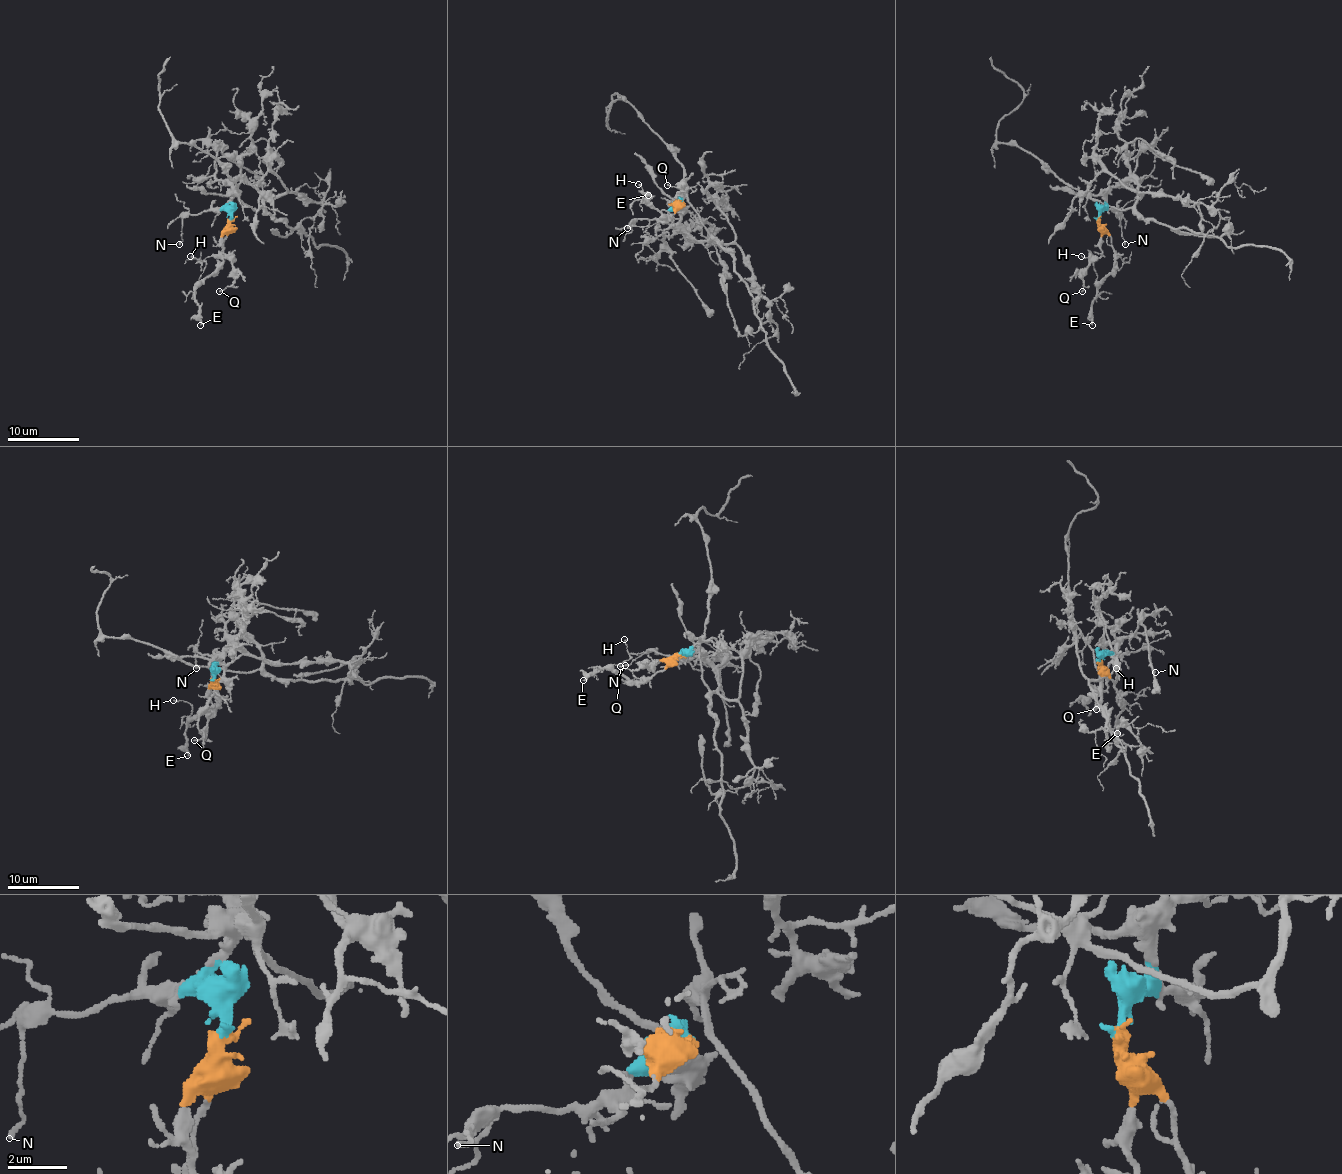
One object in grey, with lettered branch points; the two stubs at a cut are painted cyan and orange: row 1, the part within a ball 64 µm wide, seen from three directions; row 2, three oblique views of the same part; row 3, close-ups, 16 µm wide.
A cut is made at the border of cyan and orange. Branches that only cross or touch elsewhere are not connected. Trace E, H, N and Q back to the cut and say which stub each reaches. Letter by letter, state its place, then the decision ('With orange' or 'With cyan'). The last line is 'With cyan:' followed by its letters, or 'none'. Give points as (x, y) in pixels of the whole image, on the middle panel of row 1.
E: Place: (648, 195). With orange
H: Place: (638, 184). With orange
N: Place: (627, 228). With cyan
Q: Place: (667, 185). With orange
With cyan: N

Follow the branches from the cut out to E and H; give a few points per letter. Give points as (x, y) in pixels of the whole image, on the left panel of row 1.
E: (231, 220), (217, 268), (195, 289), (201, 325)
H: (231, 220), (217, 268), (201, 281), (199, 277), (206, 263), (190, 256)

